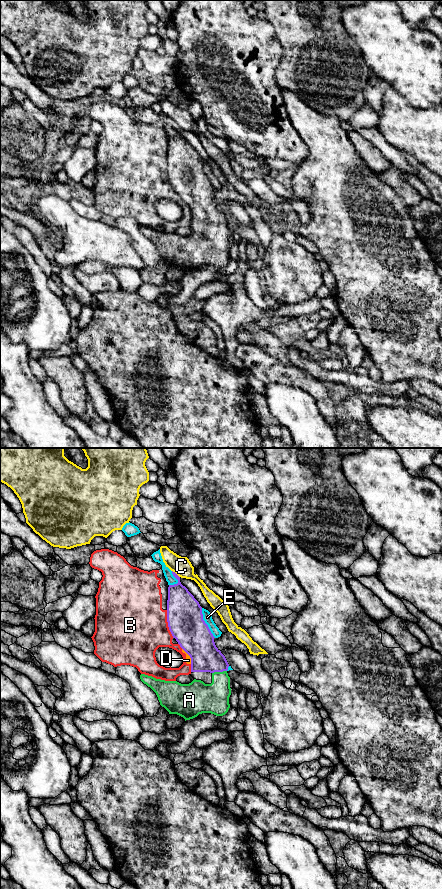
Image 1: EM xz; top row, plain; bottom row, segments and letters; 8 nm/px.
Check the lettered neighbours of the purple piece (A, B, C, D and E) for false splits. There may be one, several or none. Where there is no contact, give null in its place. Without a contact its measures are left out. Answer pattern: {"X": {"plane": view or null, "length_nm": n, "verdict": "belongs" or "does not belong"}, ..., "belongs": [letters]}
{"A": {"plane": "xz", "length_nm": 120, "verdict": "belongs"}, "B": {"plane": "xz", "length_nm": 240, "verdict": "does not belong"}, "C": {"plane": "xz", "length_nm": 90, "verdict": "does not belong"}, "D": {"plane": "xz", "length_nm": 150, "verdict": "does not belong"}, "E": {"plane": "xz", "length_nm": 260, "verdict": "does not belong"}, "belongs": ["A"]}

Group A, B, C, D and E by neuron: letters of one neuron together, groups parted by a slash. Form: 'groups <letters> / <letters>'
groups A / B D / C / E

